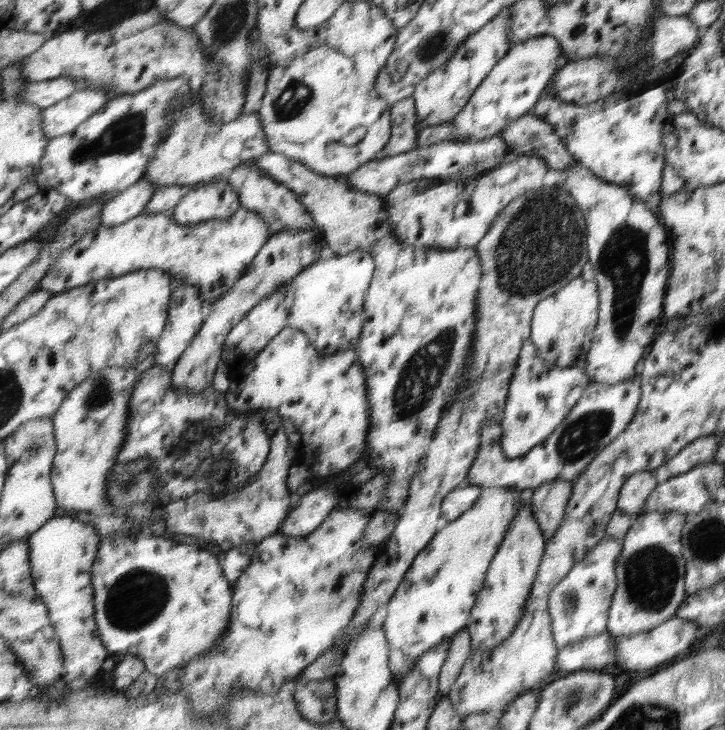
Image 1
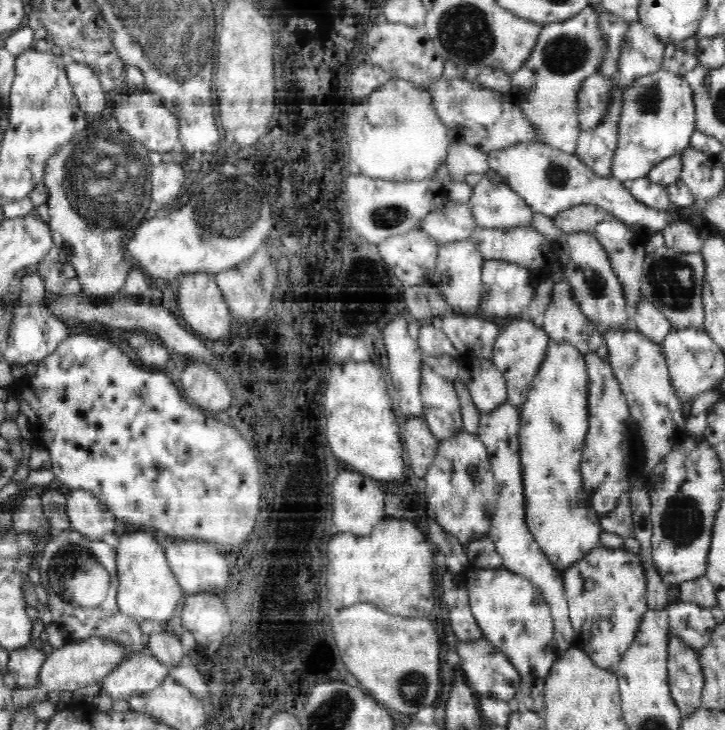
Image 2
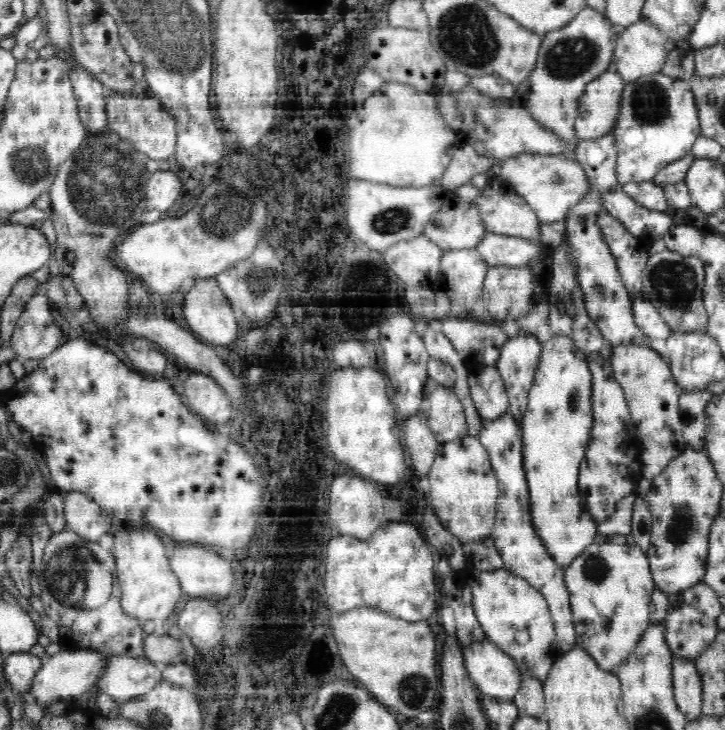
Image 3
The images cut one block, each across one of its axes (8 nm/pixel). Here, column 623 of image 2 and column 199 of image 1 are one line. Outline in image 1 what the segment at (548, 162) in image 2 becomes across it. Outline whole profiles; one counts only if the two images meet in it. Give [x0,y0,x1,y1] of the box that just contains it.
[174,182,240,225]

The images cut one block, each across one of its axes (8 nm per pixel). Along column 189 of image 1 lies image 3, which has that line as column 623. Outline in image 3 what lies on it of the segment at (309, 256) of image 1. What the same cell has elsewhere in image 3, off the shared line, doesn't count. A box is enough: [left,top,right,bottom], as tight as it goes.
[612,344,687,500]

